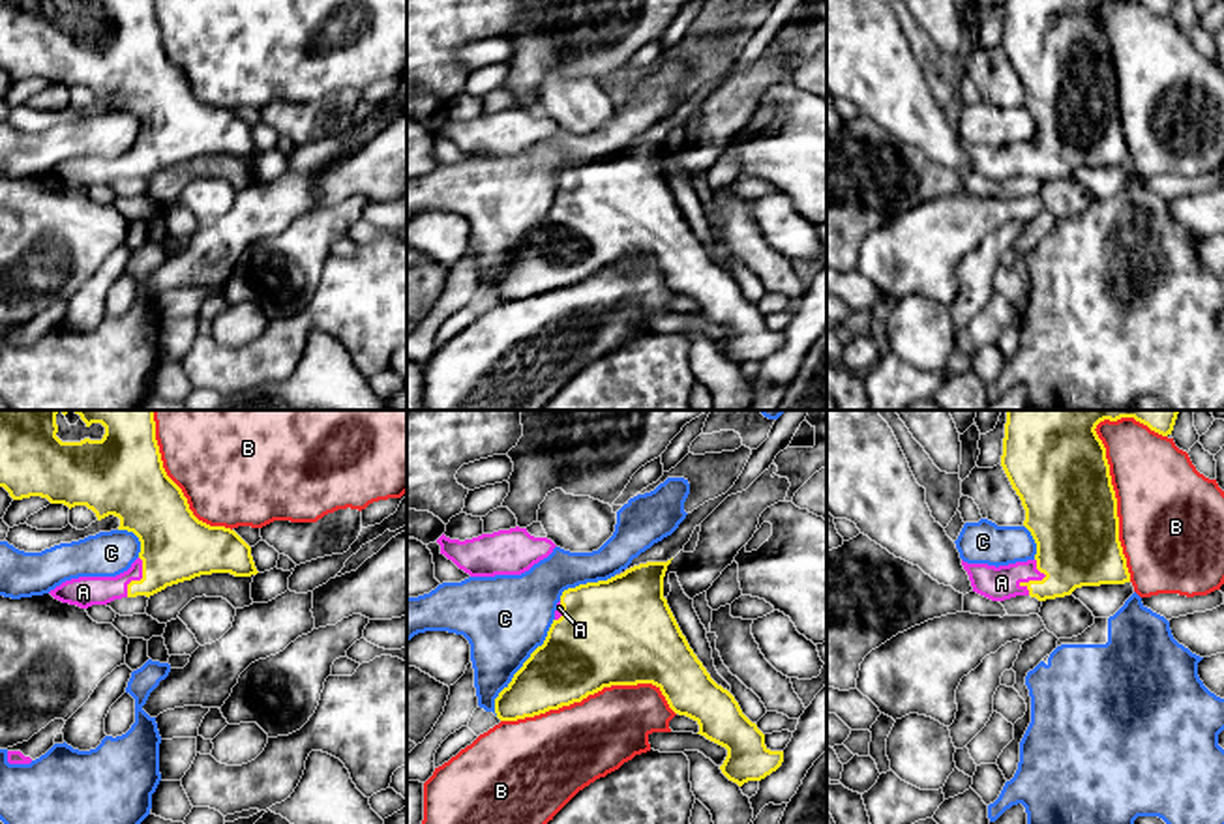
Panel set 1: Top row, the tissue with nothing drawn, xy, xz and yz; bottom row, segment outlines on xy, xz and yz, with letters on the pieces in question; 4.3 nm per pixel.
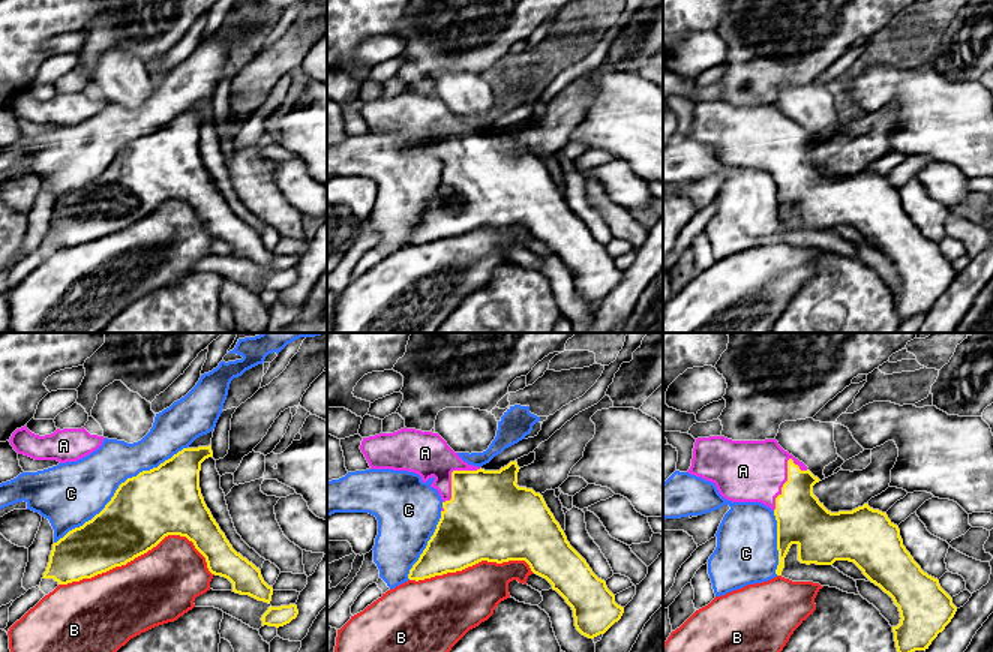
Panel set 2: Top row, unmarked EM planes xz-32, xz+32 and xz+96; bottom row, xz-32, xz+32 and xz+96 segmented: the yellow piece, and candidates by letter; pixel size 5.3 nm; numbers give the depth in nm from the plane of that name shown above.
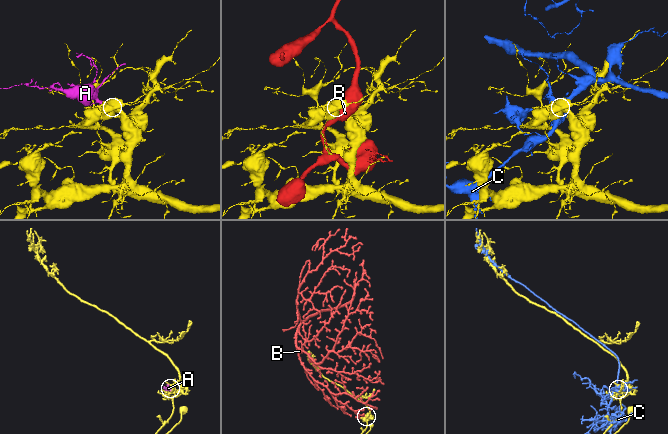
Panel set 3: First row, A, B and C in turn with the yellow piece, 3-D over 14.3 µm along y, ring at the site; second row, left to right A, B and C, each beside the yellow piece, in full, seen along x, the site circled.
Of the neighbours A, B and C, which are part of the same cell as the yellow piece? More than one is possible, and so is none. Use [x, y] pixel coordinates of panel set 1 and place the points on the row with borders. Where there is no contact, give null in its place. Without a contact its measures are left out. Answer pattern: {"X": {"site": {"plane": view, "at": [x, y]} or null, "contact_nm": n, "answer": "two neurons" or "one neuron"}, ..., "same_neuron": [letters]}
{"A": {"site": {"plane": "yz", "at": [1039, 581]}, "contact_nm": 160, "answer": "one neuron"}, "B": {"site": {"plane": "yz", "at": [1114, 491]}, "contact_nm": 700, "answer": "two neurons"}, "C": {"site": {"plane": "xz", "at": [522, 667]}, "contact_nm": 480, "answer": "two neurons"}, "same_neuron": ["A"]}

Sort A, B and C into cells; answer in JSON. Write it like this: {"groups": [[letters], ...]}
{"groups": [["A"], ["B"], ["C"]]}

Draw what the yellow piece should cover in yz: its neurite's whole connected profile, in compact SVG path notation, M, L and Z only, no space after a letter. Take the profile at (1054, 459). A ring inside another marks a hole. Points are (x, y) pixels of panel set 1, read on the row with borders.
M1007 410L1001 466L1022 500L1023 526L1037 543L1037 554L999 567L962 560L973 592L992 601L1016 596L1046 601L1070 596L1082 586L1130 582L1106 448L1095 429L1104 419L1134 418L1168 436L1177 414L1179 410Z

